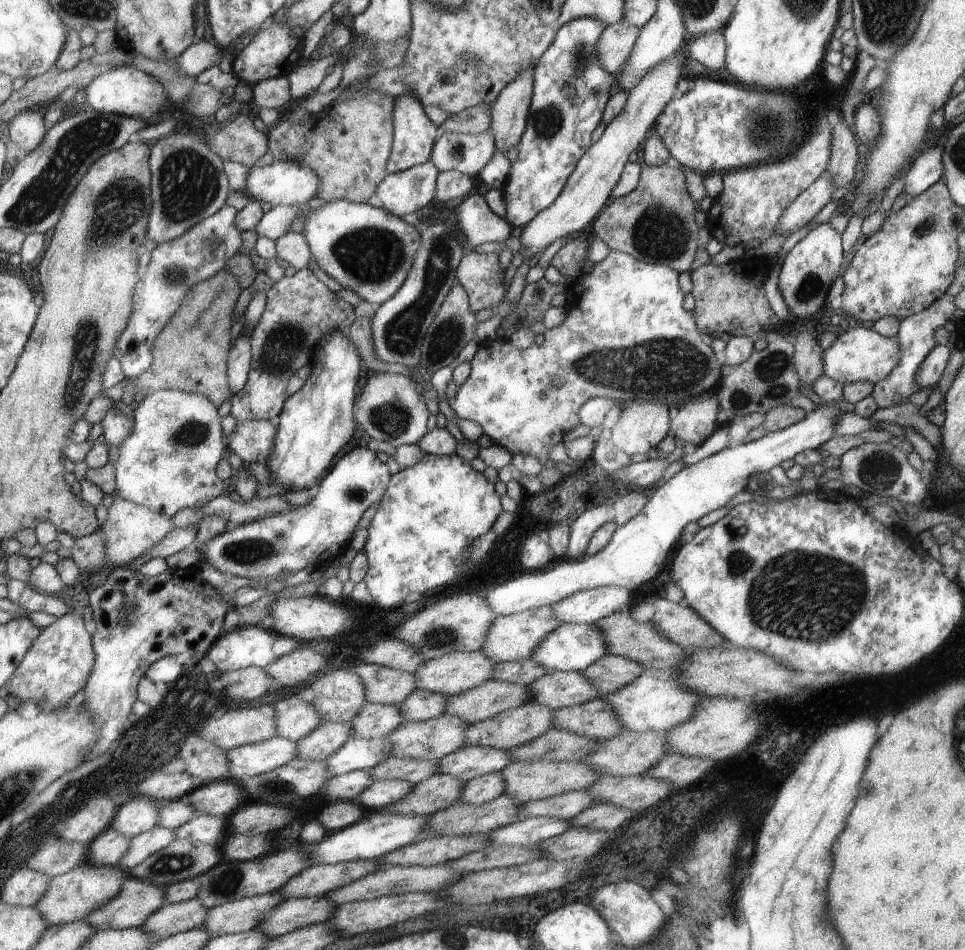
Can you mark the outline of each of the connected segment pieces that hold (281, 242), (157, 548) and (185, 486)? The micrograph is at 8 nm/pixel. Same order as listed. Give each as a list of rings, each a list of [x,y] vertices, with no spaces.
[[[290,231],[275,240],[277,256],[289,262],[296,270],[306,269],[313,258],[306,237],[302,233]]]
[[[199,523],[180,528],[176,527],[174,531],[170,532],[168,536],[162,540],[162,542],[149,549],[146,554],[142,555],[139,559],[136,559],[135,562],[128,567],[138,569],[139,566],[148,559],[160,557],[165,560],[168,556],[179,550],[193,548],[198,531]]]
[[[167,389],[148,395],[135,410],[132,434],[118,447],[118,460],[113,463],[117,490],[113,496],[146,505],[172,517],[180,509],[187,506],[198,508],[224,494],[224,482],[218,475],[218,466],[227,445],[222,419],[219,407],[200,393]]]

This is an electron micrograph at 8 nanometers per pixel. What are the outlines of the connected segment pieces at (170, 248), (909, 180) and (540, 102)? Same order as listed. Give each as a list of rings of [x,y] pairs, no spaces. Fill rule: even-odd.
[[[224,205],[222,208],[220,208],[220,210],[218,210],[218,212],[215,212],[213,215],[205,218],[204,220],[202,220],[202,222],[199,222],[195,227],[190,228],[190,230],[184,232],[184,234],[181,234],[178,238],[165,243],[160,243],[151,251],[151,259],[149,265],[146,266],[146,268],[144,268],[144,270],[142,271],[144,278],[140,280],[139,286],[135,288],[135,294],[133,295],[133,312],[131,313],[131,320],[128,323],[127,330],[119,336],[119,340],[117,341],[117,348],[115,349],[114,358],[118,359],[121,362],[125,376],[132,378],[137,377],[141,372],[147,371],[151,367],[152,361],[154,360],[155,340],[159,335],[159,332],[163,330],[164,325],[168,322],[168,320],[171,319],[172,314],[174,314],[179,309],[181,300],[184,298],[184,296],[186,296],[187,290],[191,289],[193,287],[193,284],[209,279],[210,276],[214,276],[218,271],[226,268],[232,256],[234,256],[236,252],[238,252],[238,249],[240,248],[240,246],[242,246],[242,238],[240,237],[241,232],[238,230],[238,228],[235,227],[235,218],[237,214],[238,210],[236,210],[234,207]]]
[[[943,145],[934,146],[912,161],[910,170],[904,174],[904,188],[910,200],[930,185],[942,180],[944,174]]]
[[[578,17],[562,25],[555,42],[539,59],[533,72],[534,91],[531,96],[530,118],[517,148],[518,159],[511,165],[506,184],[502,188],[507,218],[514,229],[526,227],[539,212],[546,210],[562,195],[579,160],[591,148],[590,134],[600,124],[606,102],[610,102],[610,88],[616,82],[616,78],[603,67],[597,55],[597,43],[606,28],[606,23],[592,17]],[[567,85],[574,88],[574,96],[564,93]]]

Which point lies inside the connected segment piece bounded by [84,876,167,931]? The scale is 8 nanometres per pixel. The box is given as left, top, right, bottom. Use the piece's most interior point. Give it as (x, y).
(138, 899)

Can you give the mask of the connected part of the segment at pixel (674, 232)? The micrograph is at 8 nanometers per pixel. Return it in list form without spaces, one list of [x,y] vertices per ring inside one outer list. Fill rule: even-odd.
[[[669,164],[661,167],[644,165],[636,188],[626,196],[610,199],[607,206],[600,211],[594,222],[590,224],[588,234],[603,240],[612,251],[630,253],[632,256],[653,263],[670,265],[678,272],[692,270],[694,254],[698,248],[698,226],[694,222],[694,214],[697,212],[696,202],[692,200],[690,190],[686,190],[687,177],[683,170],[675,169]]]

